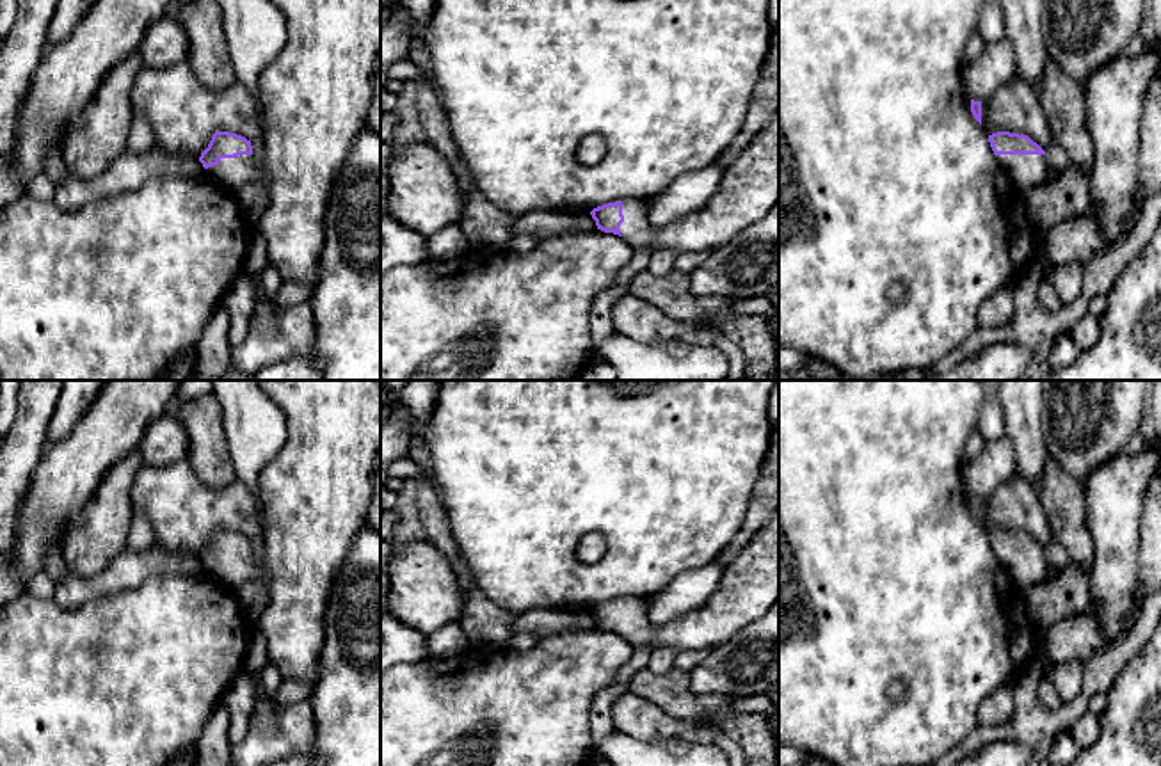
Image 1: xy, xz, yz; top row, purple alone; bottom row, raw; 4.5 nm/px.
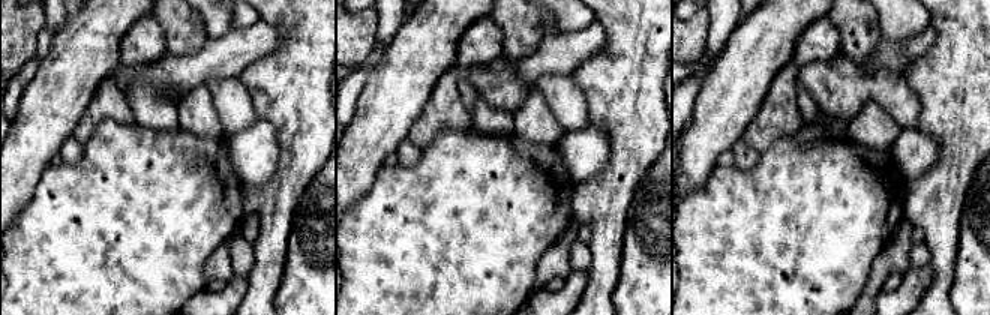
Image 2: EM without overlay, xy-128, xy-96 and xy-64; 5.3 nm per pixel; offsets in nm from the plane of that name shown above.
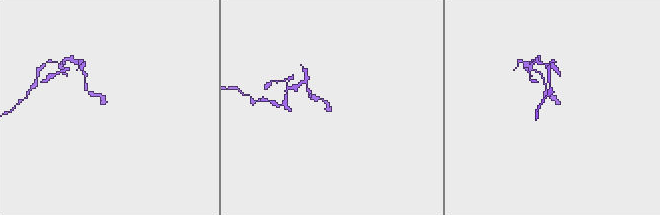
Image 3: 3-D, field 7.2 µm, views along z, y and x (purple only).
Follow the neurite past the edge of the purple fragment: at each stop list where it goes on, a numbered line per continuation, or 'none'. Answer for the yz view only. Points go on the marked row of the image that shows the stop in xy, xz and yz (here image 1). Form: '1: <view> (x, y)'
1: yz (1024, 169)

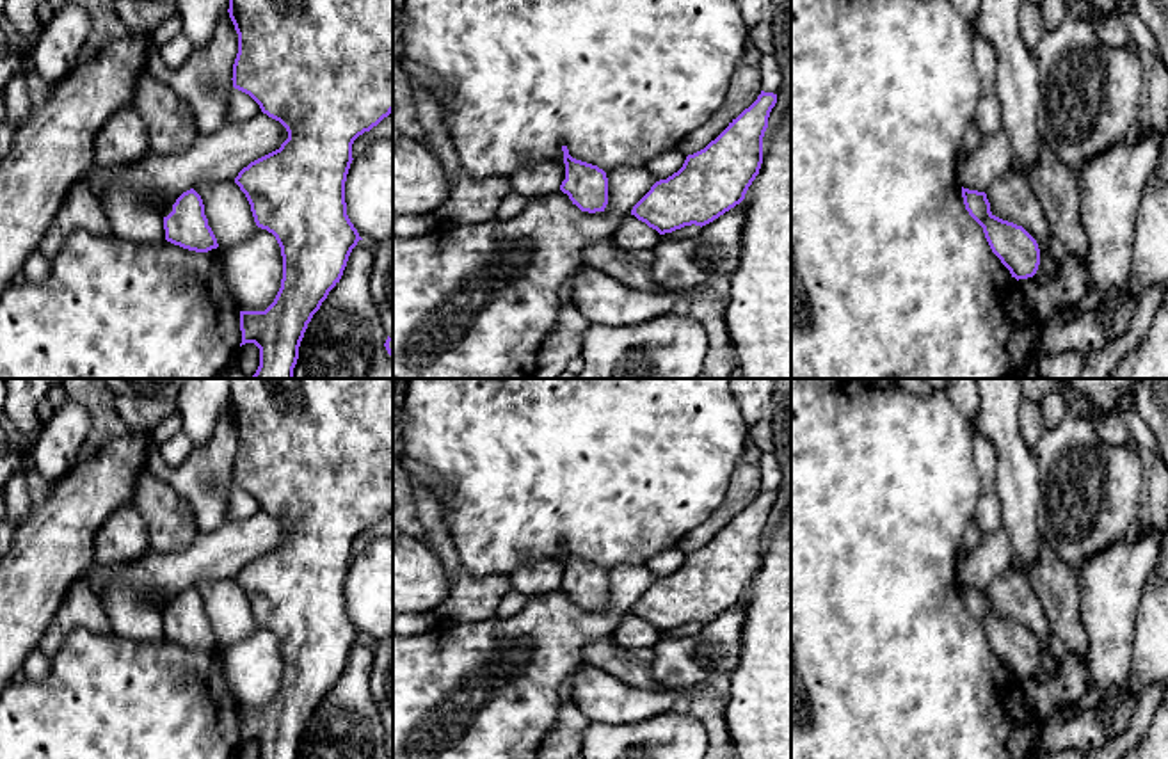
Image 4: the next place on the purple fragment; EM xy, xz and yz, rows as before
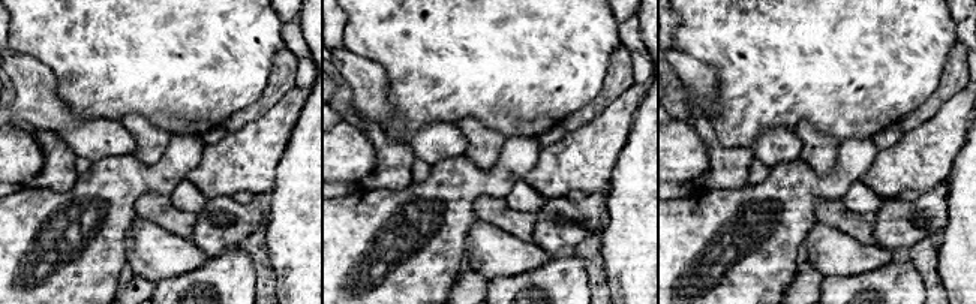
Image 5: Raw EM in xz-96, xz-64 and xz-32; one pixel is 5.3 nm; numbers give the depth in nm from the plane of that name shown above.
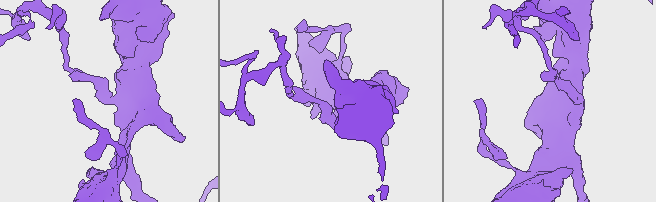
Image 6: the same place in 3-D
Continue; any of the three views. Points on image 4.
none

